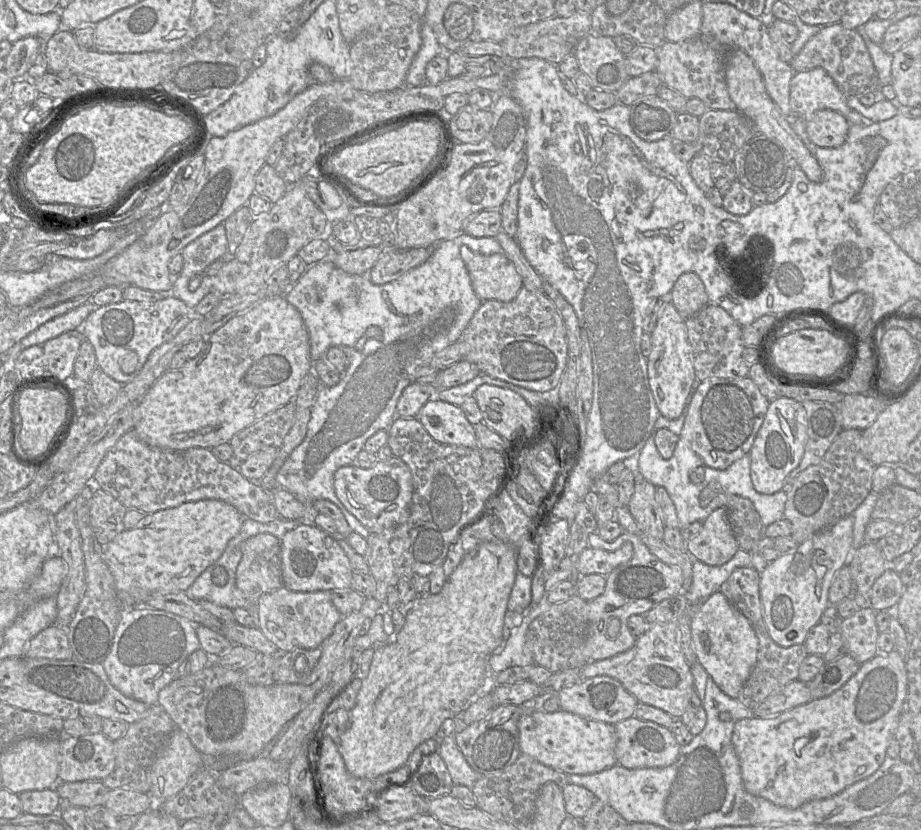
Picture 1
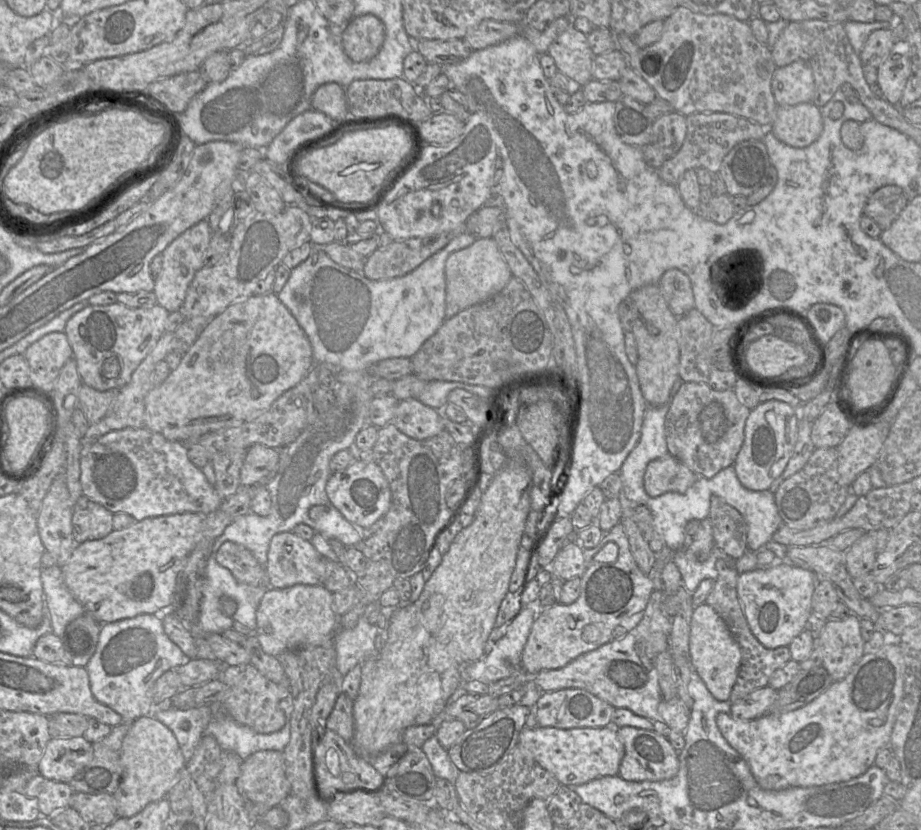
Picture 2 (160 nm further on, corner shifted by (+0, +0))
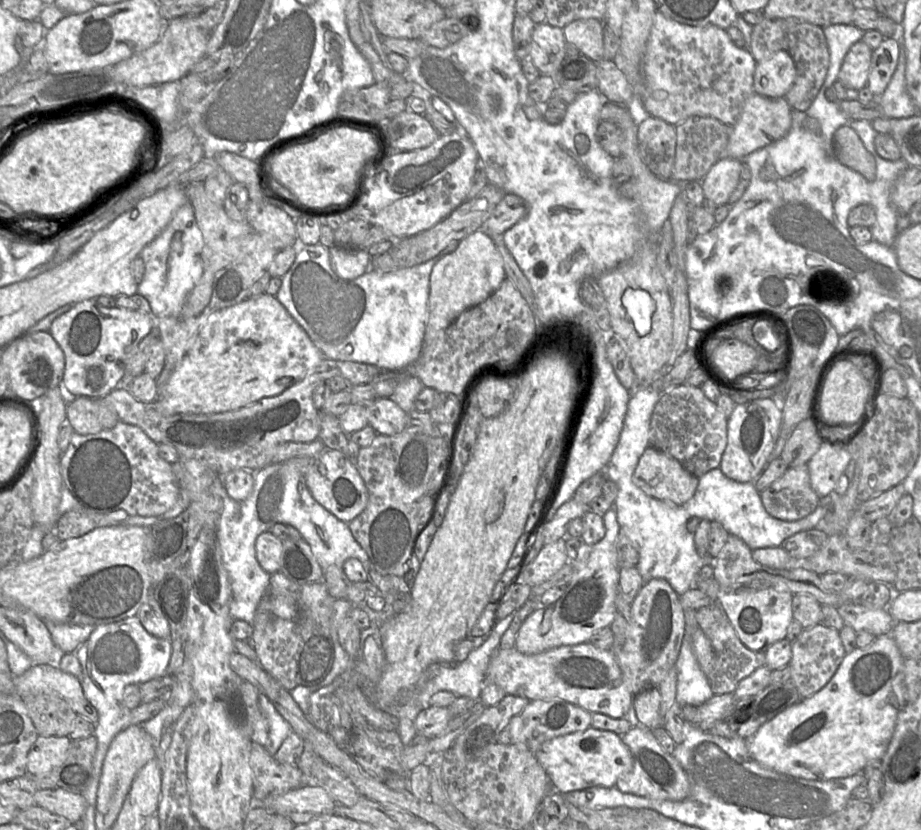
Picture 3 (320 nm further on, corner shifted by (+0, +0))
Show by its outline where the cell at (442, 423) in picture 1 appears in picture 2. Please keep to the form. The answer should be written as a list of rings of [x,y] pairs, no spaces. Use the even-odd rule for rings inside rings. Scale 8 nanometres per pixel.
[[[416,398],[401,400],[391,423],[408,437],[417,440],[434,437],[444,430],[439,411]]]

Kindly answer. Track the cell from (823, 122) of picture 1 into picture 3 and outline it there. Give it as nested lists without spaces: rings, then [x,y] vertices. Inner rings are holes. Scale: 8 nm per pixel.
[[[752,93],[745,101],[739,117],[732,124],[732,130],[721,158],[743,160],[751,152],[765,147],[781,138],[792,124],[792,108],[785,98],[769,98]]]

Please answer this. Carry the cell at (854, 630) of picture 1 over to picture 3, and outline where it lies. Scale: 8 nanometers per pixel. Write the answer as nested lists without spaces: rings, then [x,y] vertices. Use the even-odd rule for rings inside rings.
[[[823,622],[799,634],[792,641],[792,657],[788,666],[801,699],[806,699],[821,690],[831,680],[845,655],[840,632]]]

